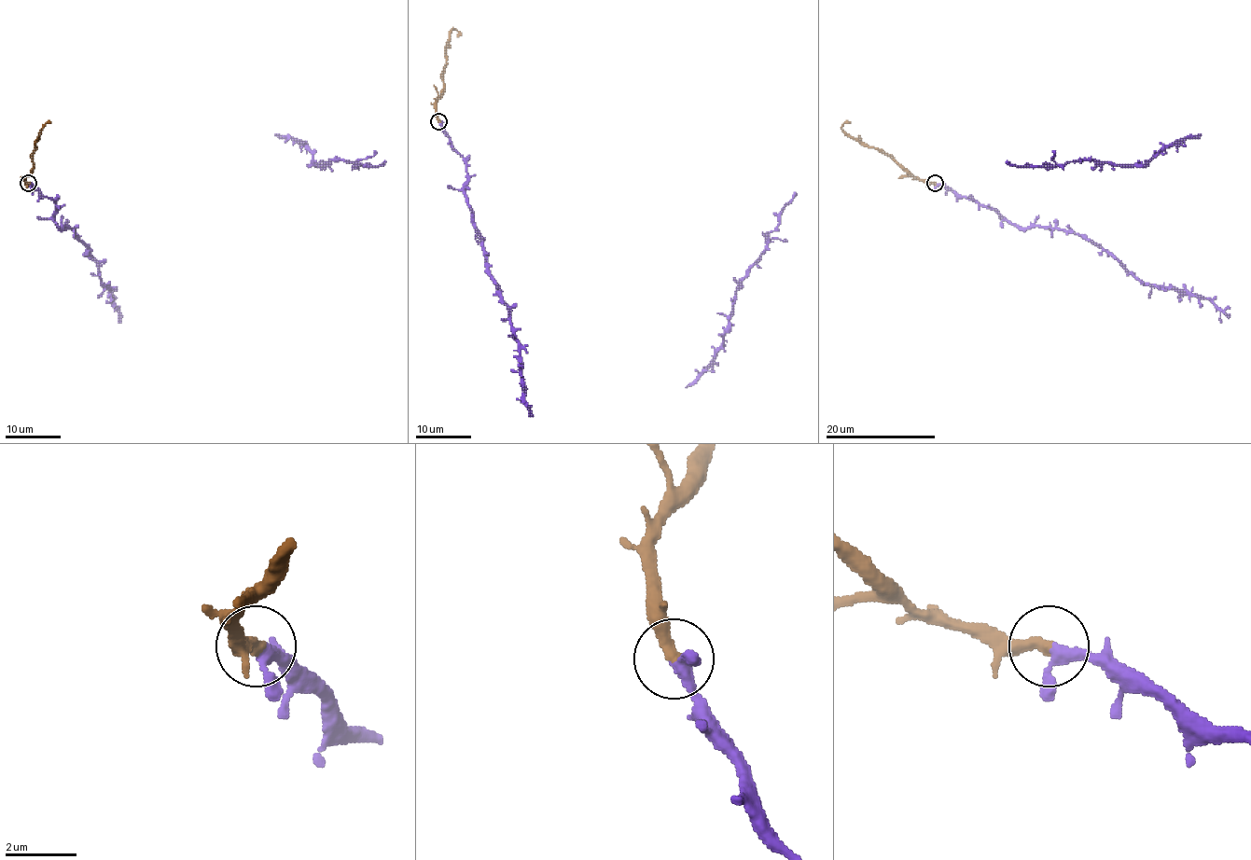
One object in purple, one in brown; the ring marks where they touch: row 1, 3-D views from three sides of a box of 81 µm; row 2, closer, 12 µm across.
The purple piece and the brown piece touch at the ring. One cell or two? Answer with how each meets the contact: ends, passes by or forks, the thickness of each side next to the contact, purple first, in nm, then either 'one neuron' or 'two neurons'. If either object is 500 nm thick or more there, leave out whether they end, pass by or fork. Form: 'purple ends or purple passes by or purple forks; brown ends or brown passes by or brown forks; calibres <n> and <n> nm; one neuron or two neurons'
purple passes by; brown ends; calibres 280 and 360 nm; one neuron

